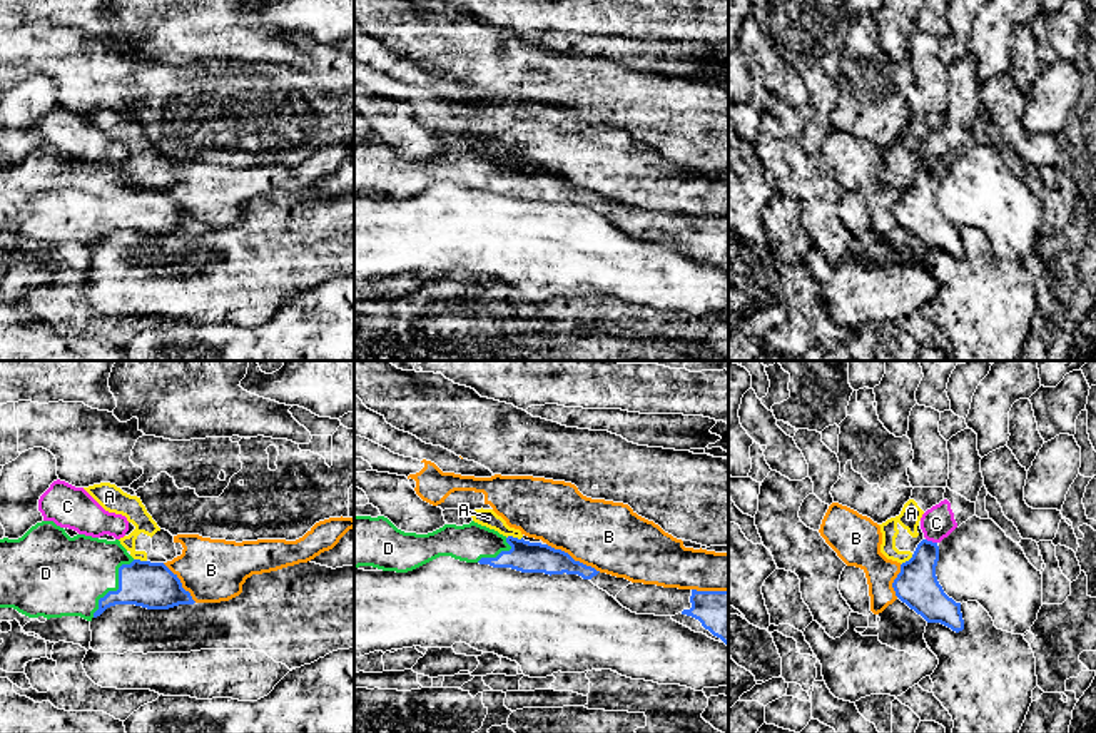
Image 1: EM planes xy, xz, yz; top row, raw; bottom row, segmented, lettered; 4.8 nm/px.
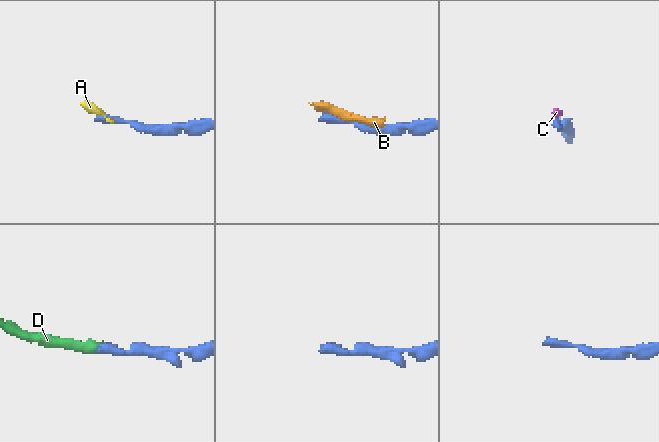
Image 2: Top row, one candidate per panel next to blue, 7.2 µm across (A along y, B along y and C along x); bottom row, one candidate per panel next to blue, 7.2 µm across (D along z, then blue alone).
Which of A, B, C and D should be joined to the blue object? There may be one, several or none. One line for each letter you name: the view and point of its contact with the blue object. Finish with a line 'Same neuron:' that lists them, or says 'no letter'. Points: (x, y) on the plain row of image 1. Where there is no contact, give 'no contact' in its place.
D: xy (119, 214)
Same neuron: D

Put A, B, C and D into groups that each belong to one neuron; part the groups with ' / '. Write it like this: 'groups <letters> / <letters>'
groups A / B / C / D

